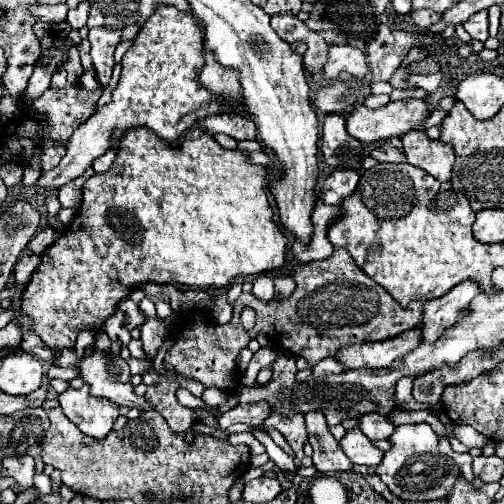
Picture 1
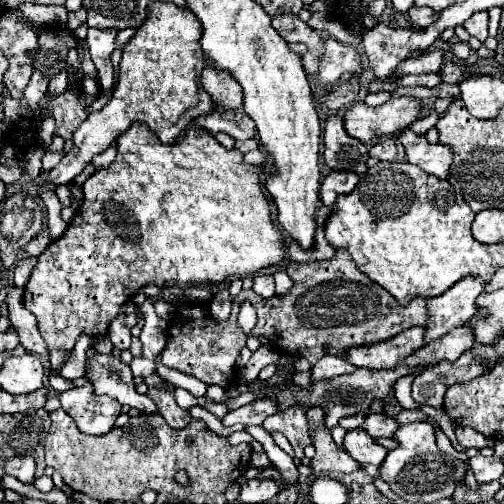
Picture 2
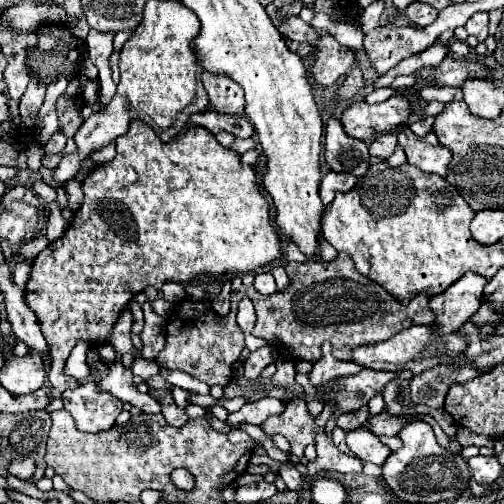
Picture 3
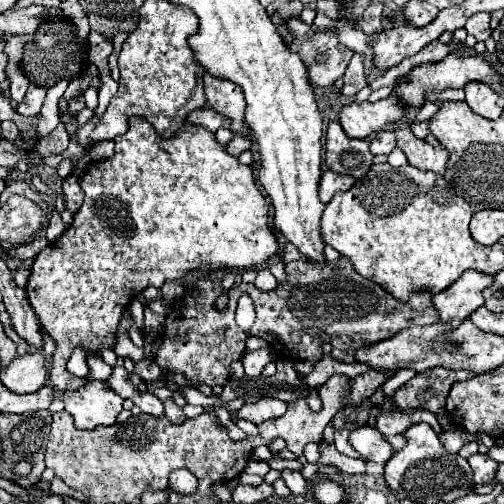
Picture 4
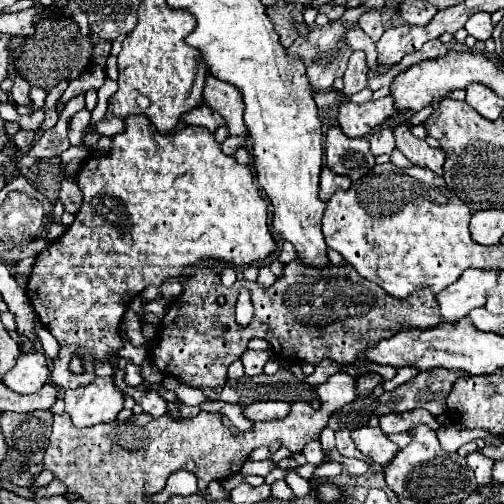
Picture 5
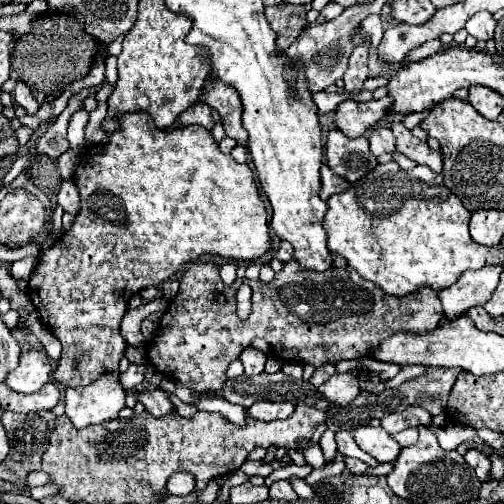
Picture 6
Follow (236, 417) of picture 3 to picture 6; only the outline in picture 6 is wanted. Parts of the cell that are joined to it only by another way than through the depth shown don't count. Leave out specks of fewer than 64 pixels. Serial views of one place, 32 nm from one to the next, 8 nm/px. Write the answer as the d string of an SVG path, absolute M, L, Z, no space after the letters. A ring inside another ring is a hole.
M256 402L250 408L246 408L246 414L254 420L280 420L288 418L290 412L294 412L294 404L290 402Z

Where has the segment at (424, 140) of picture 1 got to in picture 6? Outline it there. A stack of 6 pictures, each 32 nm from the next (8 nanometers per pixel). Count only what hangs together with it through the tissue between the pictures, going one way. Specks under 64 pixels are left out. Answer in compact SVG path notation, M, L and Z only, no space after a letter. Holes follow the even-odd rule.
M402 122L392 124L392 132L396 136L396 150L400 154L408 156L410 160L414 160L418 164L432 168L432 172L436 172L436 174L442 174L442 152L430 150L430 146L418 138L414 138L412 132Z

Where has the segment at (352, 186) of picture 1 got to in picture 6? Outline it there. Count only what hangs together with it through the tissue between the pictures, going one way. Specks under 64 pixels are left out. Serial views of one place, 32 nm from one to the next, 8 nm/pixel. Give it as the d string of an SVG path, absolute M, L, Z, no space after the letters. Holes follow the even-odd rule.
M322 166L322 192L320 192L320 198L322 200L328 200L336 192L348 190L348 186L350 184L344 178L336 176L328 166Z

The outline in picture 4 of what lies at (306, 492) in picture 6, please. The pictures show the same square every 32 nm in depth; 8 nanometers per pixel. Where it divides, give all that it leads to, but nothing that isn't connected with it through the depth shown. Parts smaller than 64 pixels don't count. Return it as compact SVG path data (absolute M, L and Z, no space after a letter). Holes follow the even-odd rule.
M282 470L282 480L290 488L292 494L304 494L306 492L306 480L298 470Z

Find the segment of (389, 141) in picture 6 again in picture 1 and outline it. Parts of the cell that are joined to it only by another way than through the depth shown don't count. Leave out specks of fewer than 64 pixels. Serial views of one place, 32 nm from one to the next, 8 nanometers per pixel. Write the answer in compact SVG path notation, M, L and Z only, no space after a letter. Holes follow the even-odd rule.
M384 142L384 144L380 144L378 148L374 148L374 150L370 152L370 156L376 158L378 162L396 162L396 164L406 162L406 156L404 156L396 146L392 146L390 142Z

